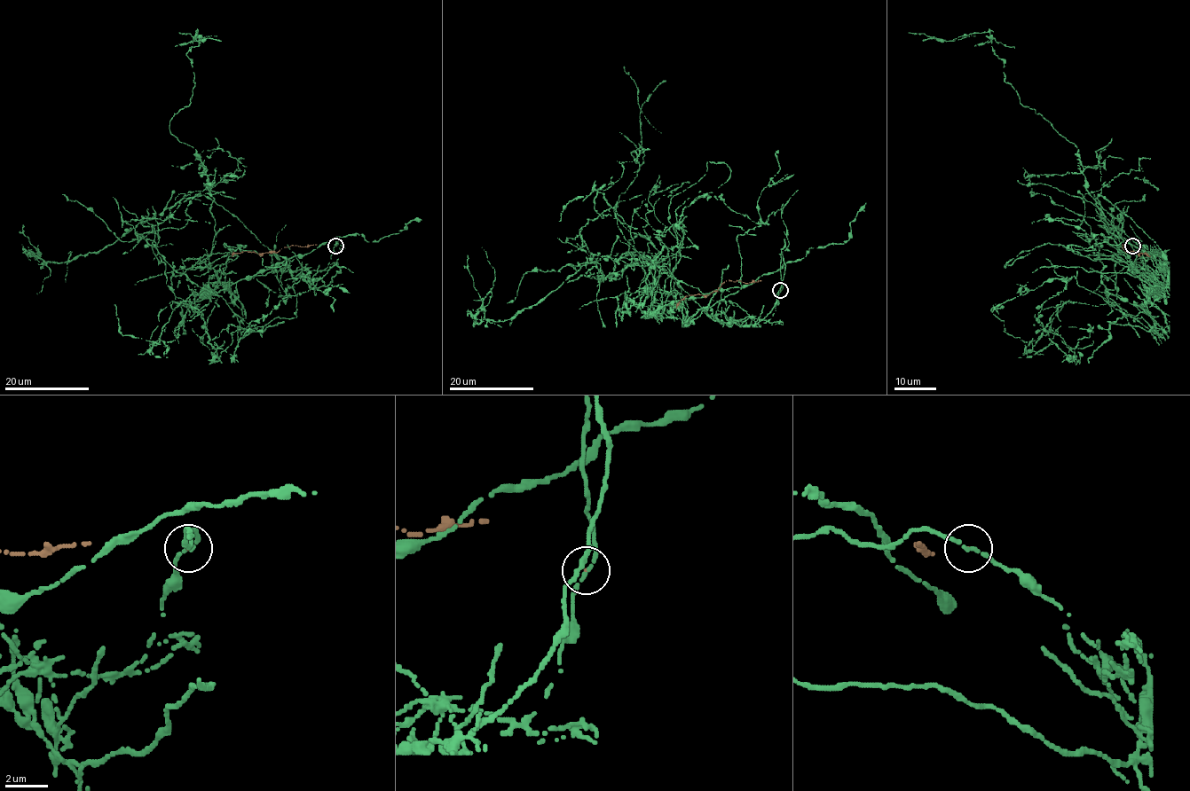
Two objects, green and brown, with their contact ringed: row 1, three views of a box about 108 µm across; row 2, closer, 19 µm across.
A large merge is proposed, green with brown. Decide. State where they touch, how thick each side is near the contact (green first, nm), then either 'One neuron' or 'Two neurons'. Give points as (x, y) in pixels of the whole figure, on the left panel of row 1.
Place: (335, 246). Thickness 170 nm (green) against 50 nm. Two neurons

